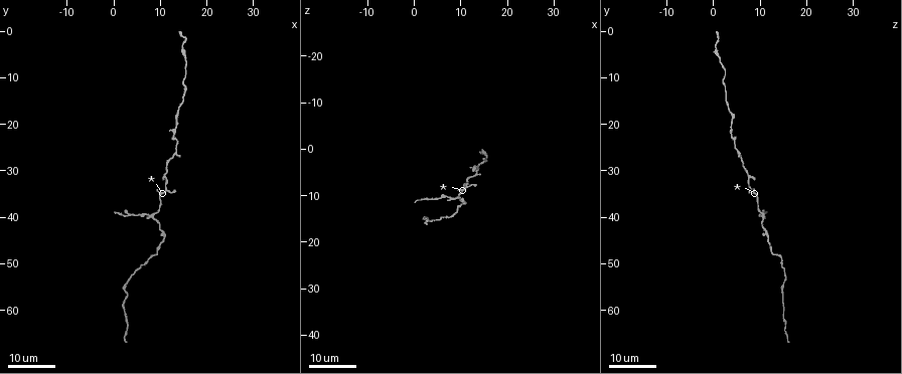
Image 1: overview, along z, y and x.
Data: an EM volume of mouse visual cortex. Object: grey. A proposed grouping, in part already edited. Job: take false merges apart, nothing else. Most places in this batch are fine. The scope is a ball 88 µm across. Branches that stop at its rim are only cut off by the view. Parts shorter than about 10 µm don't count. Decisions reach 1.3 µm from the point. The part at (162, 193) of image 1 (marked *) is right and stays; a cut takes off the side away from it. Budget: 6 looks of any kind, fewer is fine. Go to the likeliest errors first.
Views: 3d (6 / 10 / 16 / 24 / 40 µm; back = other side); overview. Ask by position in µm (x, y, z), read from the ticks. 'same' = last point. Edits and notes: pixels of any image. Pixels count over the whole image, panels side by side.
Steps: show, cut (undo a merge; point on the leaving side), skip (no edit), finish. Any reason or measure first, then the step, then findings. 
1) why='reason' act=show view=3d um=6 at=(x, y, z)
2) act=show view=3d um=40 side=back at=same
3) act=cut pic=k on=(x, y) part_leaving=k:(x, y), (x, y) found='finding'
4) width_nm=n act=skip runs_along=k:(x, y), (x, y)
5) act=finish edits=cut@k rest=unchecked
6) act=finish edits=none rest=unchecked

why='looks like a crossing' act=show view=3d um=24 at=(8.0, 40.0, 11.0)

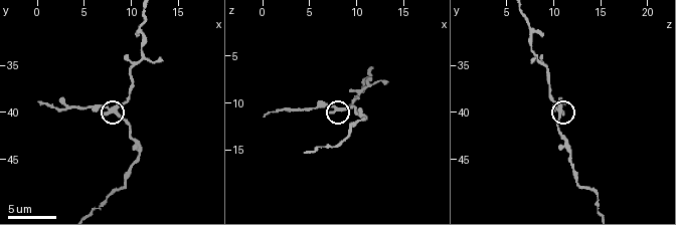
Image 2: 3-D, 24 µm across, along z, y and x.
why='zoom in' act=show view=3d um=10 at=(8.2, 40.2, 10.8)

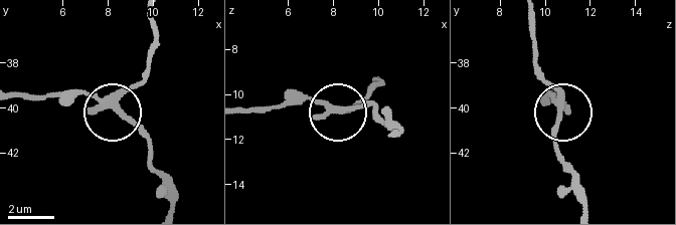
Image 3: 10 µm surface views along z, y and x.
act=skip runs_along=3:(150, 20), (155, 48), (148, 71), (119, 106), (59, 94) found='all the same cell'

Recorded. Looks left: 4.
why='calibre changes' act=show view=3d um=16 at=(11.0, 44.2, 11.8)

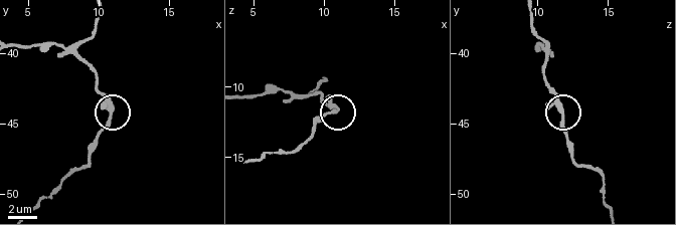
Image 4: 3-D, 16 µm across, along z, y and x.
why='closer look' act=show view=3d um=6 at=(10.8, 44.2, 11.6)

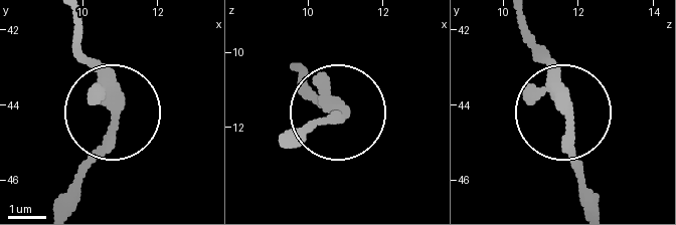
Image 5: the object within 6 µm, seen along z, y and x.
width_nm=260 act=skip found='continuous, no second cell'

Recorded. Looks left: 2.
why='thick turns thin' act=show view=3d um=10 at=(11.2, 30.8, 7.2)

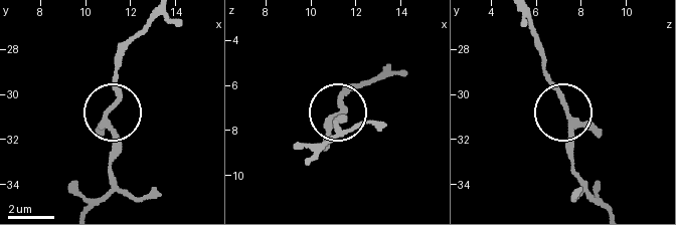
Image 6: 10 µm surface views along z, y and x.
width_nm=210 act=skip runs_along=6:(321, 147), (336, 130), (342, 87) found='one cell here'

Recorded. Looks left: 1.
act=finish edits=none rest=unchecked

